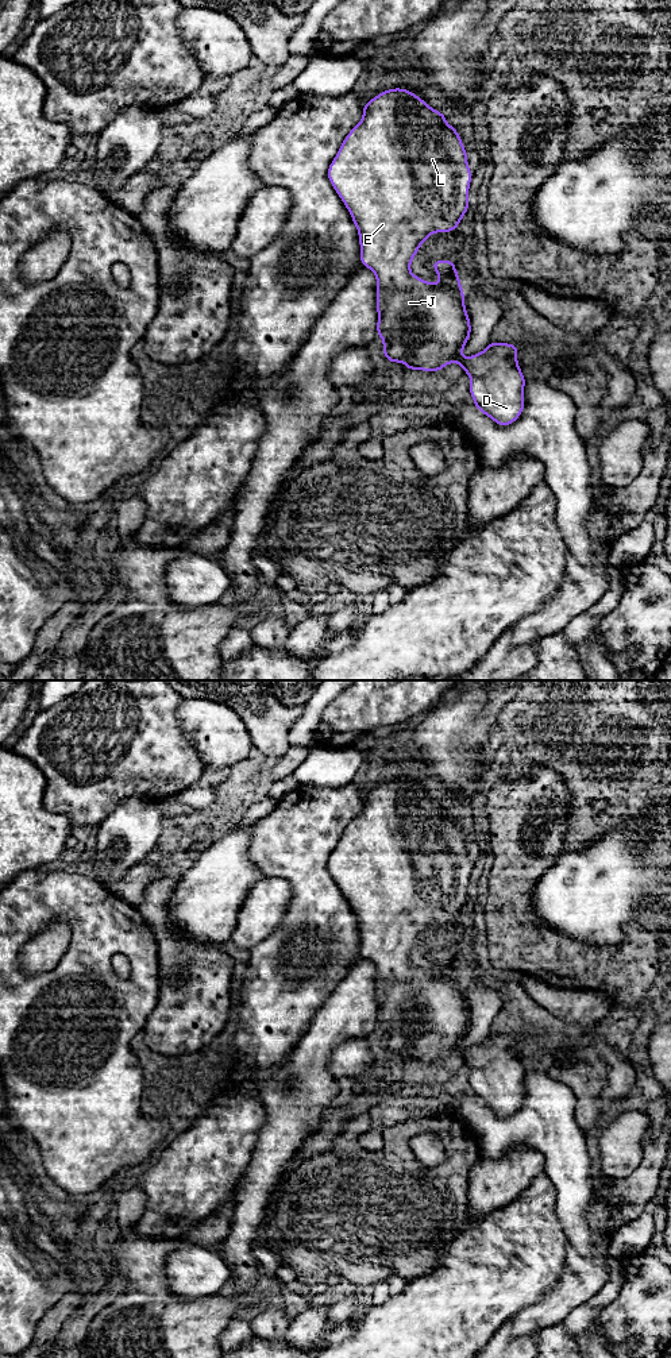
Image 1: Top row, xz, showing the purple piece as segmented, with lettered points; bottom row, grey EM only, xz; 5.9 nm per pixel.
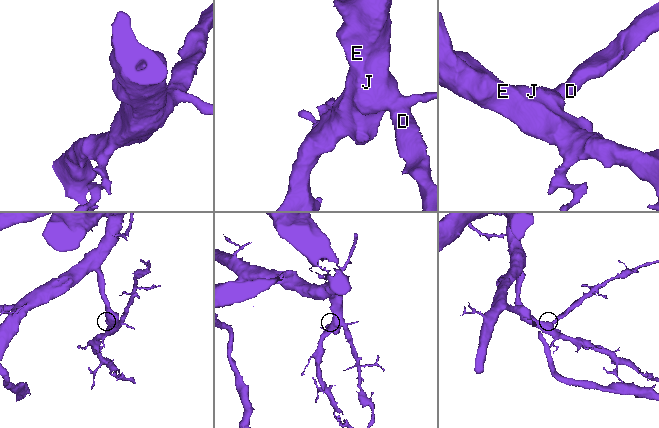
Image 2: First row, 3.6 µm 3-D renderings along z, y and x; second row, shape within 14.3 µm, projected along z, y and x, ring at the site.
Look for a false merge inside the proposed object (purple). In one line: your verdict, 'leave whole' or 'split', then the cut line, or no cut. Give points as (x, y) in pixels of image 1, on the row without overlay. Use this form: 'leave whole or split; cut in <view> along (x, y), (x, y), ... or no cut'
leave whole; no cut

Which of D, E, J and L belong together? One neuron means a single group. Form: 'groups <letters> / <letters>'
groups D E J L

